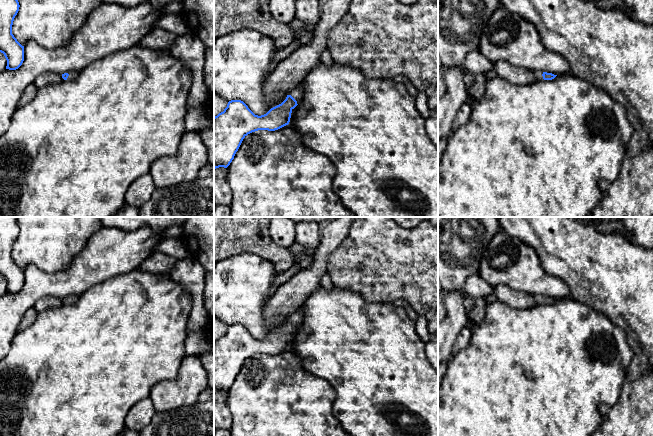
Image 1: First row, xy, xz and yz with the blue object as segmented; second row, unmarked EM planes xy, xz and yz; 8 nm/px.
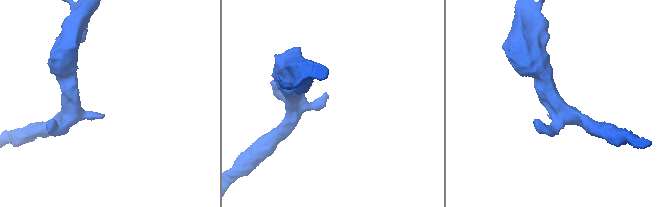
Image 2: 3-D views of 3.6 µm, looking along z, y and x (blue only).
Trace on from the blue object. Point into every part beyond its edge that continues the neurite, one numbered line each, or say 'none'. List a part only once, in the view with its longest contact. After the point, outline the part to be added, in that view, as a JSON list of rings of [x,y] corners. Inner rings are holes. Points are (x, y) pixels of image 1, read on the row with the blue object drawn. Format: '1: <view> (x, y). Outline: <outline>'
1: xz (297, 93). Outline: [[[301,82],[287,95],[291,95],[297,101],[297,104],[299,104],[303,97],[303,89],[304,89],[304,84],[303,82]]]

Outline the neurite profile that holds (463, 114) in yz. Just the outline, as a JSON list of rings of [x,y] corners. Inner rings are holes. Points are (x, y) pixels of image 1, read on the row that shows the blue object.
[[[463,103],[456,115],[454,116],[453,123],[452,123],[452,131],[457,131],[461,126],[466,124],[471,116],[471,105],[468,103]]]

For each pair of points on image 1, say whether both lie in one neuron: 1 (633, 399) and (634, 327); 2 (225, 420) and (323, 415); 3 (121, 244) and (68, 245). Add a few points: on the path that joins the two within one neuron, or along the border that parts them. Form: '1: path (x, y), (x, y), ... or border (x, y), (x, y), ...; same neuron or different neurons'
1: path (641, 381), (641, 345); same neuron
2: border (226, 397), (232, 425); different neurons
3: border (99, 227), (70, 264); different neurons

